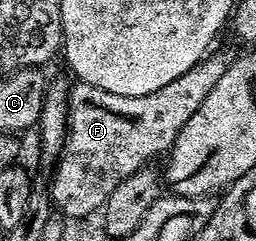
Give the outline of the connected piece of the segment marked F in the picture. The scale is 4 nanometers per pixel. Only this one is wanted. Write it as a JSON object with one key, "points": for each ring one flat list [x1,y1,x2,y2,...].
{"points":[[209,53,198,64,194,64,190,72,182,72,178,80,166,84,166,88,158,88,158,92,150,92,150,96,114,96,114,92,102,92,102,88,94,88,90,84,77,81,76,87,68,90,68,135,64,141,64,151,60,153,51,171,53,174,50,174,53,207,68,220,84,217,96,209,103,209,107,198,122,180,147,167,152,162,151,158,171,151,172,142,178,132,186,124,186,120,190,120,190,116,198,112,202,100,210,96,210,88,214,88,214,84,222,80,232,59,231,53]]}

